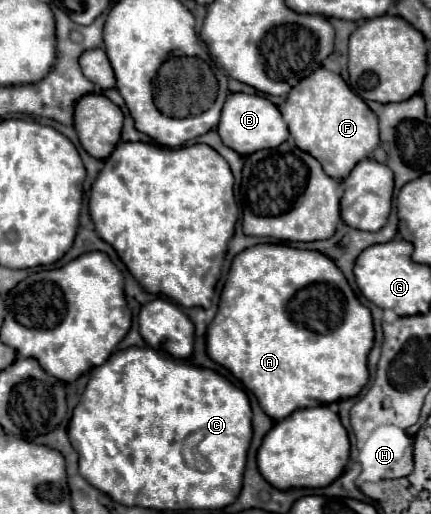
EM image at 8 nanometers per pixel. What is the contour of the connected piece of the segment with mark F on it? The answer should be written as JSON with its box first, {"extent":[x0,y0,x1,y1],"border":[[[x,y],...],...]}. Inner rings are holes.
{"extent":[280,67,380,179],"border":[[[324,67],[316,69],[296,87],[292,87],[280,113],[288,125],[296,147],[316,157],[332,179],[348,177],[352,167],[358,161],[370,157],[380,143],[378,119],[372,109],[350,91],[350,87],[338,73],[332,73]]]}

